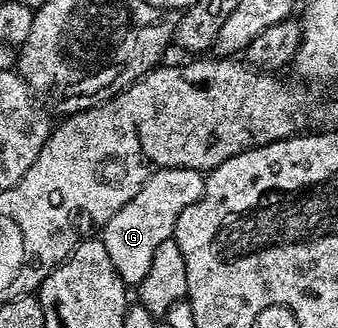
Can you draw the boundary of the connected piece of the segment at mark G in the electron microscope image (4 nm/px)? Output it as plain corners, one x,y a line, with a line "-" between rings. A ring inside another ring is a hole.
184,167
155,171
145,181
145,185
141,185
137,197
113,213
102,229
101,238
105,249
109,249
109,261
113,261
115,271
124,283
137,285
145,273
149,273
149,264
153,261
157,245
174,236
177,217
181,217
184,209
189,209
193,201
203,196
204,178
204,172

